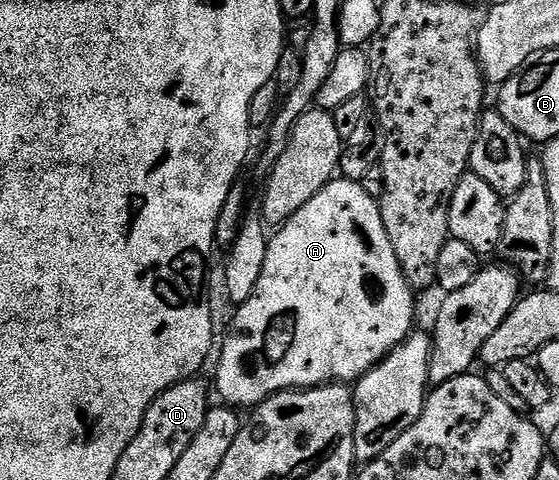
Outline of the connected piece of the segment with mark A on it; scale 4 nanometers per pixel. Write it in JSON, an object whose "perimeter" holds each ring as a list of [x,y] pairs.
{"perimeter":[[[332,180],[276,232],[279,233],[267,242],[265,267],[261,269],[257,290],[234,309],[232,332],[224,340],[222,337],[218,349],[215,388],[227,406],[251,410],[276,392],[354,382],[385,359],[416,327],[416,293],[401,274],[393,242],[385,234],[379,201],[365,194],[360,181]]]}

